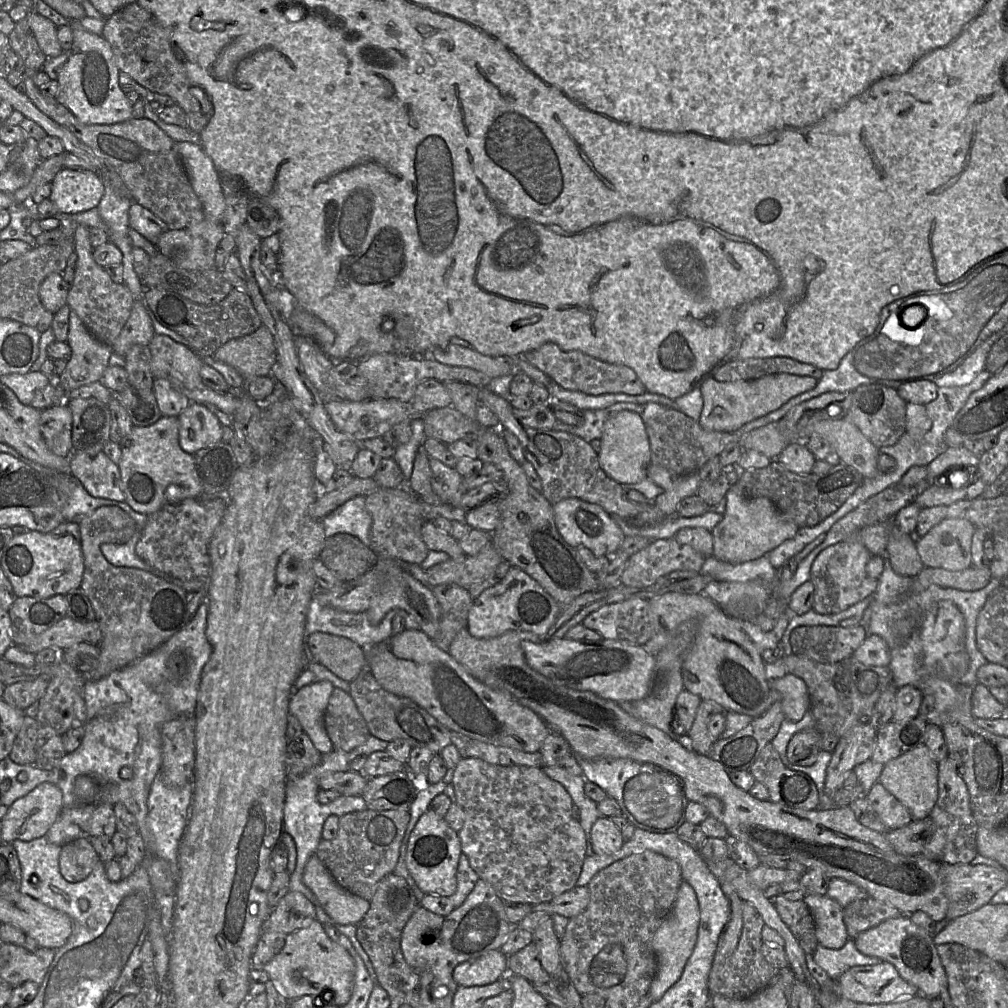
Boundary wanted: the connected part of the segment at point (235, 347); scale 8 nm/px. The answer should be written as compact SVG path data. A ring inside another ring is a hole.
M262 324L255 332L221 346L214 359L233 366L243 378L270 376L277 361L274 336Z

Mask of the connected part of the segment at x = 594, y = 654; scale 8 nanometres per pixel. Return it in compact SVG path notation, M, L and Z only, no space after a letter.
M566 637L540 643L523 641L521 647L528 665L556 684L590 691L616 703L641 700L650 691L655 657L646 647L607 639L589 644Z

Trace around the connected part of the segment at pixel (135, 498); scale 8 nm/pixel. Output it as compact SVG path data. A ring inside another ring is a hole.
M163 416L150 426L133 426L130 434L121 441L122 456L118 463L125 502L134 510L151 515L166 504L178 503L187 498L197 498L203 494L199 481L195 457L185 452L179 443L179 418Z

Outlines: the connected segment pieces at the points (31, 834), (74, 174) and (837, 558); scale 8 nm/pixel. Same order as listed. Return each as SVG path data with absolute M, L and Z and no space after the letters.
M41 783L29 794L17 799L9 806L6 815L1 819L1 838L3 843L11 843L18 839L30 841L45 836L59 818L62 808L61 790L55 784Z
M63 168L52 181L49 199L61 213L76 214L97 208L104 192L104 181L97 171Z
M857 540L838 542L817 555L810 570L810 579L814 585L812 610L820 615L838 614L872 596L878 581L866 572L870 558L870 551Z

